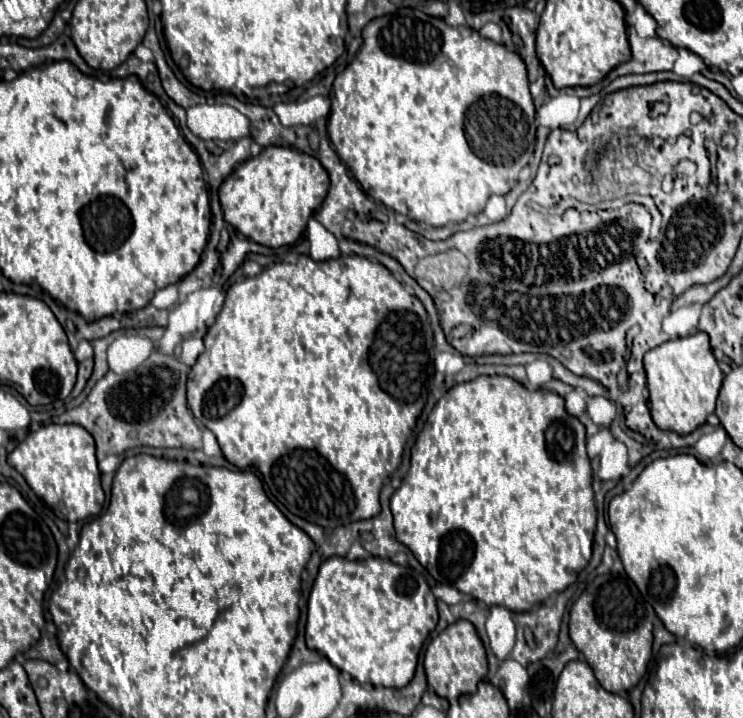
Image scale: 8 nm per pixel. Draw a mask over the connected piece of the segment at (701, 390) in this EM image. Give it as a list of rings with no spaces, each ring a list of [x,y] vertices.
[[[704,332],[676,338],[652,348],[644,356],[644,368],[648,376],[652,420],[660,430],[686,436],[704,424],[708,414],[714,412],[724,374],[718,368],[718,362],[708,344],[708,336]]]

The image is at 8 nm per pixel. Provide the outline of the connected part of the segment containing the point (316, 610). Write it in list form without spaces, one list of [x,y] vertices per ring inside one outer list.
[[[332,556],[322,562],[308,598],[306,644],[360,684],[370,682],[372,686],[402,688],[412,680],[420,648],[436,628],[436,622],[436,598],[426,580],[414,568],[398,566],[384,558],[352,562],[342,556]]]

